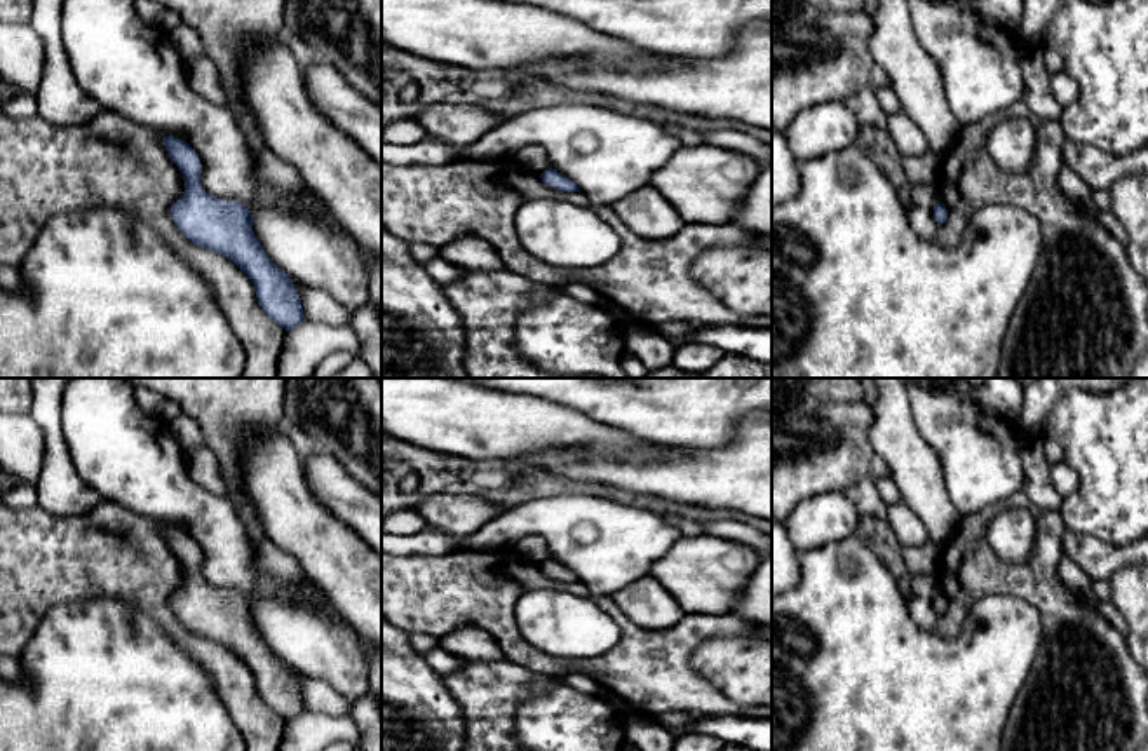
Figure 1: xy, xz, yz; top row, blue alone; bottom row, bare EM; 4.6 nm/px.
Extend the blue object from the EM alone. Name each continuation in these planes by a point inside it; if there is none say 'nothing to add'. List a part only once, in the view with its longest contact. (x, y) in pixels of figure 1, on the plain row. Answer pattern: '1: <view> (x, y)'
nothing to add

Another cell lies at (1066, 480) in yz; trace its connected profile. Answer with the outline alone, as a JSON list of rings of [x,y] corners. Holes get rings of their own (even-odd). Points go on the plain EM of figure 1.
[[[1064,460],[1050,465],[1050,477],[1052,477],[1056,490],[1063,497],[1071,495],[1080,484],[1078,472],[1071,469]]]

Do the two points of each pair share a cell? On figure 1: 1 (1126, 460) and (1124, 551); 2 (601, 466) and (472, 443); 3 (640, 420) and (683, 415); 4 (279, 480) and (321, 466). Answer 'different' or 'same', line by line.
1: different
2: different
3: same
4: different

